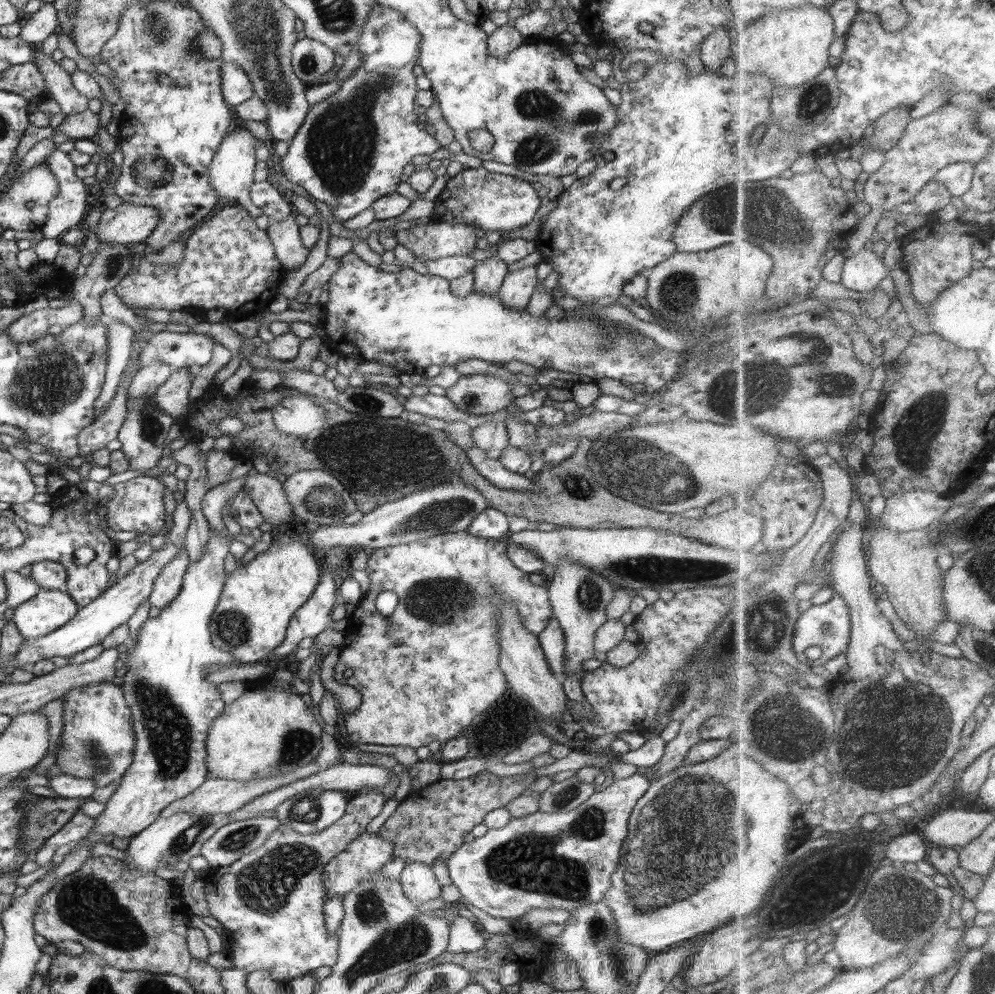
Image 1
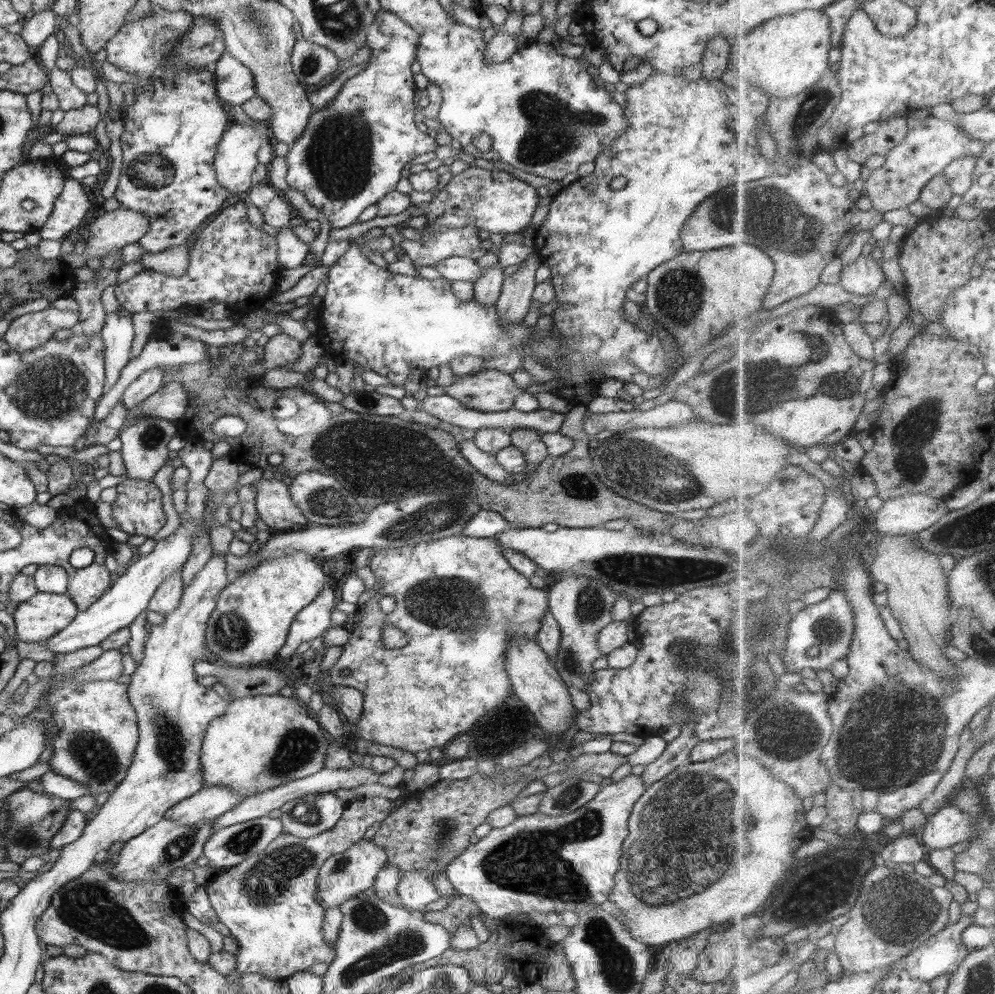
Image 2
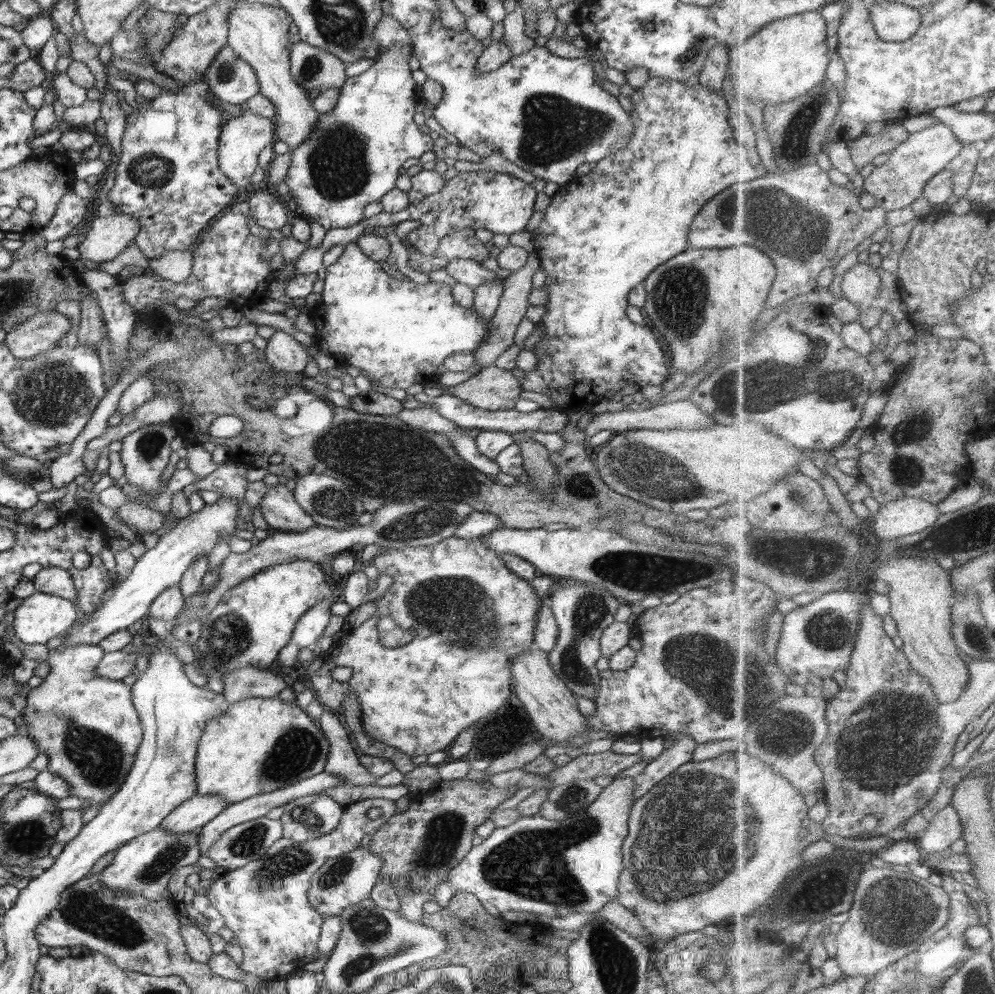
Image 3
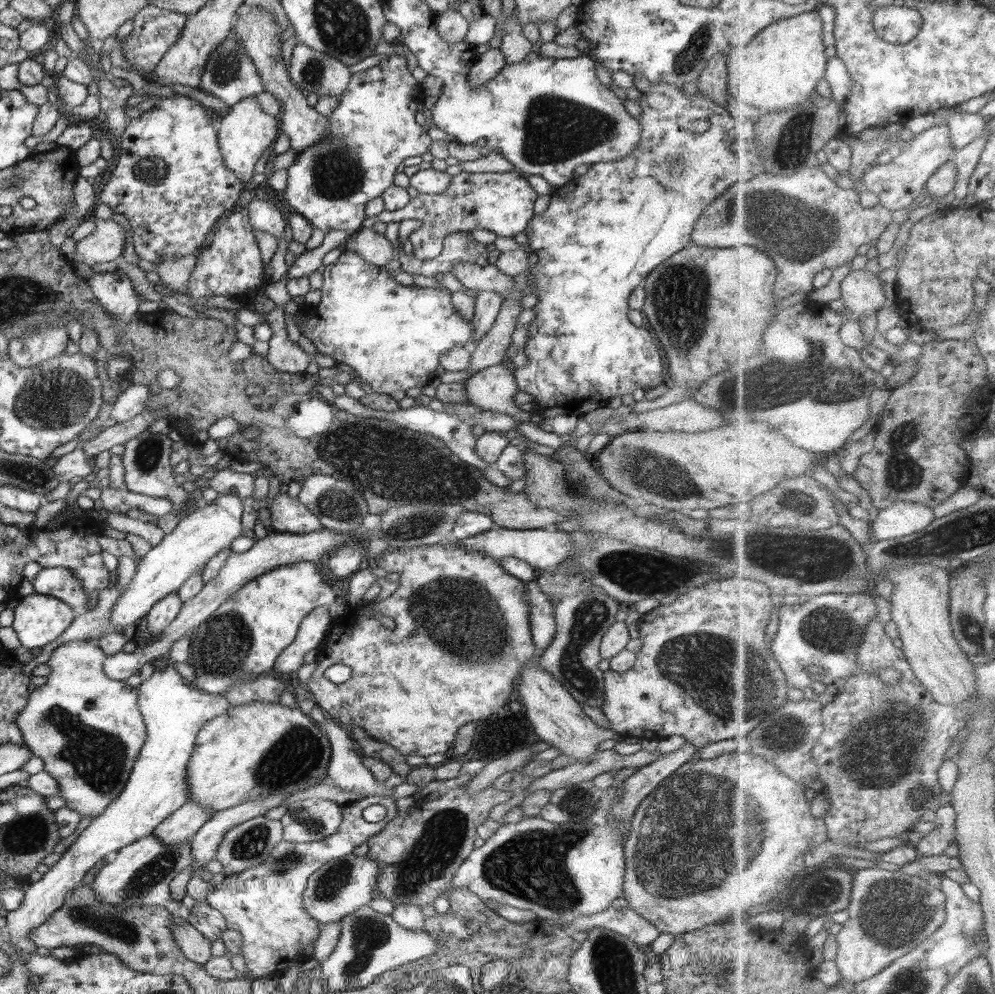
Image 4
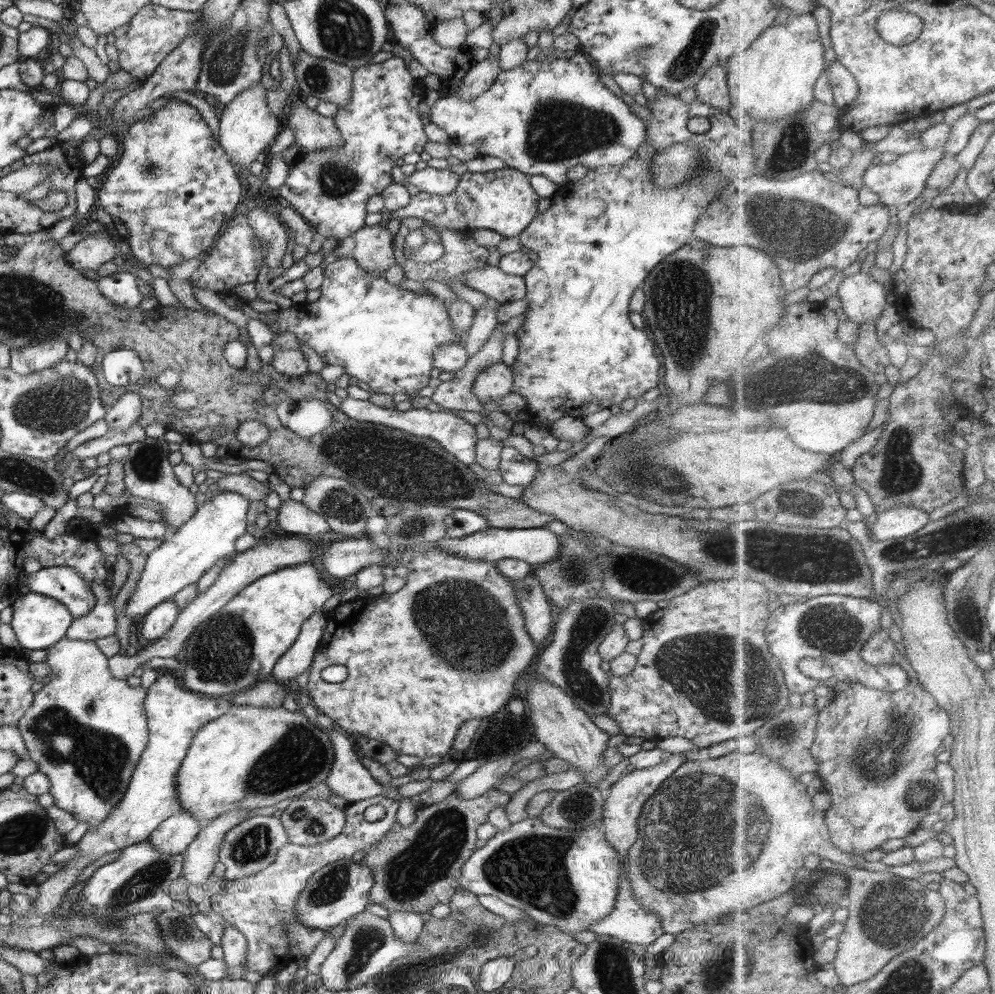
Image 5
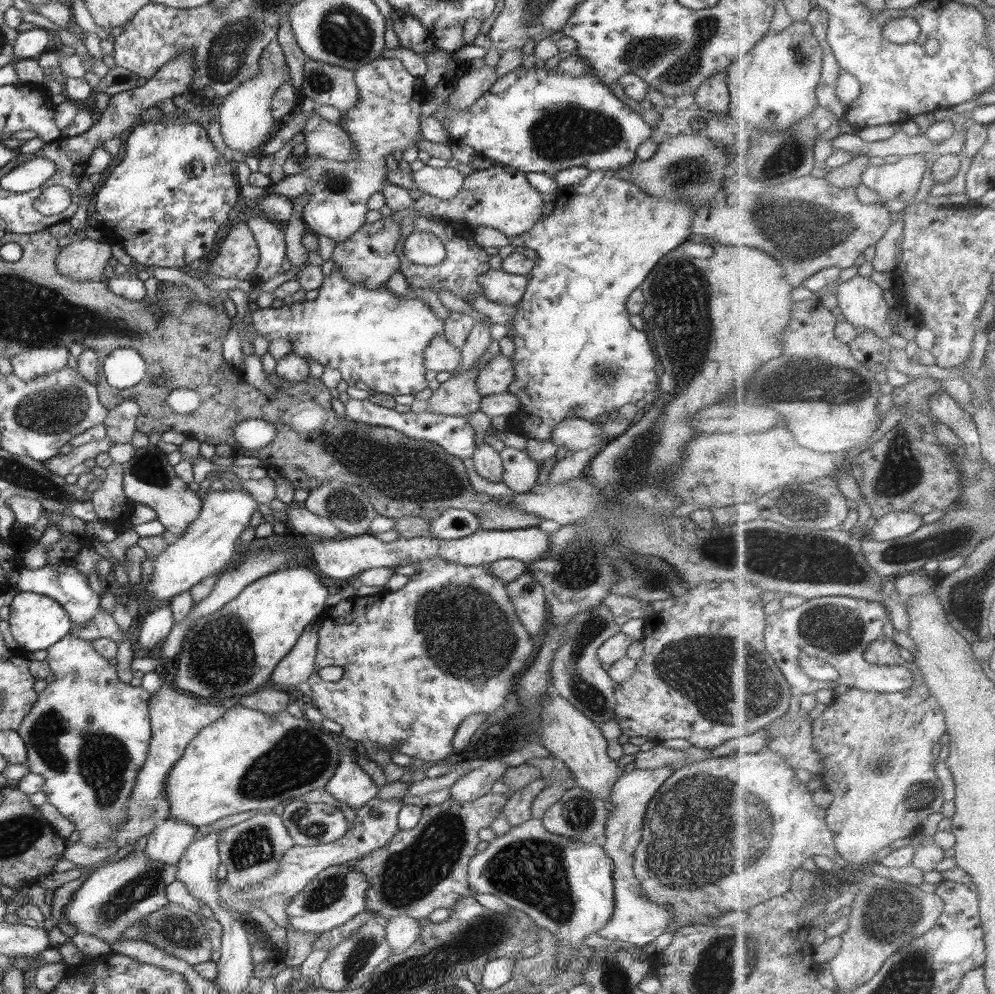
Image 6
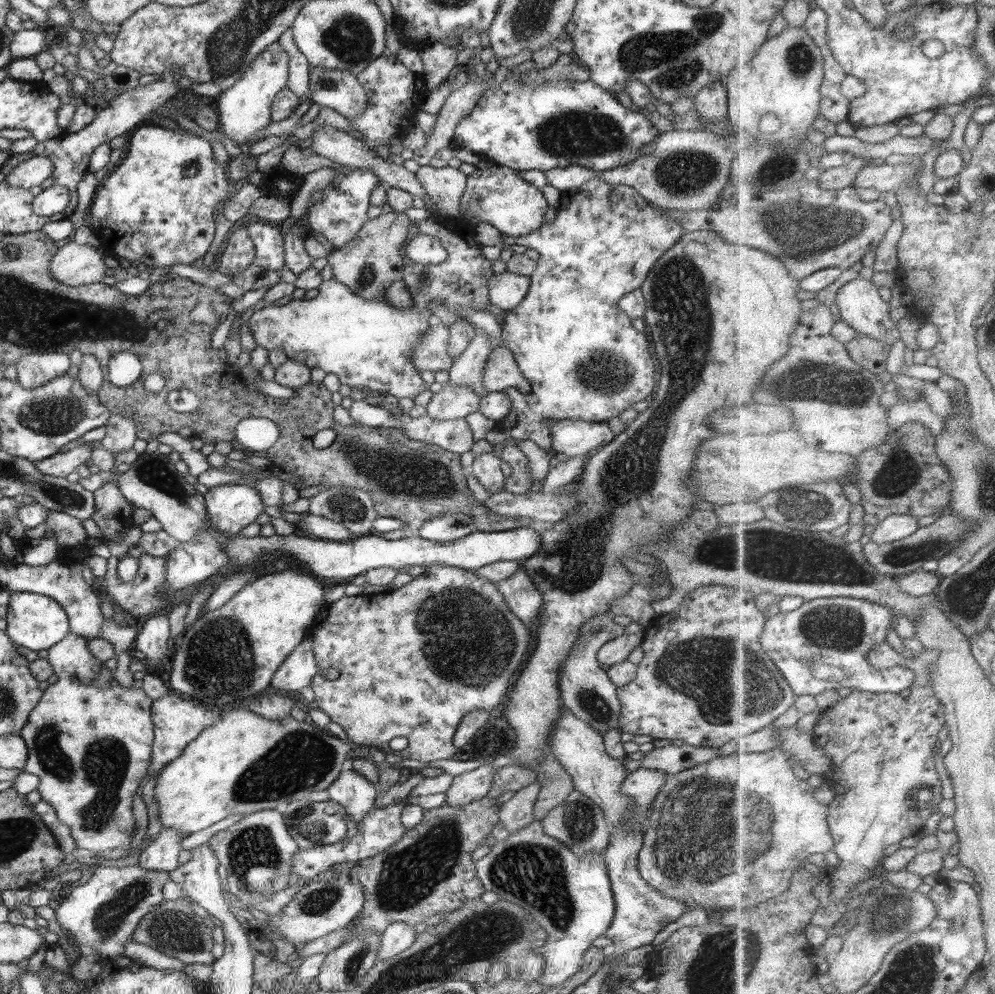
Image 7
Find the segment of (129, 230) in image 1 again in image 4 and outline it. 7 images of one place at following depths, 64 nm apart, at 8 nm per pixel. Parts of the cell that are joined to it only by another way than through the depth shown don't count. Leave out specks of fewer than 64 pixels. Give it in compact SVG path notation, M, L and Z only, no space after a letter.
M108 219L95 220L96 229L88 236L77 242L76 254L71 258L71 264L98 264L98 262L112 262L123 254L126 236L131 232L123 229L118 223Z

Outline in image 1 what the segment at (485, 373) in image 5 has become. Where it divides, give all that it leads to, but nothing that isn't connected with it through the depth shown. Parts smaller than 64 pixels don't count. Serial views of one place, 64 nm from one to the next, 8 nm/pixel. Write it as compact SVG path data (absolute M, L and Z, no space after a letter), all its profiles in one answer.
M491 374L461 376L445 391L445 395L450 397L450 400L453 400L459 409L470 414L490 414L507 410L516 397L512 392L512 385L507 380Z

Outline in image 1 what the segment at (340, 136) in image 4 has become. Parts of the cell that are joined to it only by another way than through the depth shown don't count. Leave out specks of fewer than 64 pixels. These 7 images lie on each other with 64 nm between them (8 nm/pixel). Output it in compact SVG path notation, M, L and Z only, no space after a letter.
M377 4L370 13L368 13L368 19L366 19L366 25L362 29L362 35L354 47L355 51L359 51L362 54L361 66L356 69L350 77L343 80L339 90L332 94L326 100L322 100L317 104L310 105L308 114L306 115L304 124L300 127L300 130L296 133L296 136L290 141L290 148L284 158L281 158L281 167L285 177L292 182L292 184L298 184L302 186L314 200L320 200L324 204L328 204L332 208L333 218L336 222L344 223L350 218L354 218L356 214L360 214L362 210L371 208L371 206L381 196L396 192L398 184L400 182L400 176L404 172L404 167L410 164L412 158L418 155L432 155L440 149L440 144L436 141L436 137L430 135L422 127L420 123L419 115L416 115L414 111L415 96L418 92L416 87L416 76L414 76L413 68L419 60L420 44L422 42L422 36L420 32L404 17L404 14L386 7L384 5Z

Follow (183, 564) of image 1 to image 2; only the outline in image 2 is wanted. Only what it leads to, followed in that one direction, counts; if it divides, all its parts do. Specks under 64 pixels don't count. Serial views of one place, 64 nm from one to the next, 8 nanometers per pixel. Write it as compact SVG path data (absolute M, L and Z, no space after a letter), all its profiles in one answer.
M182 570L174 571L166 581L164 581L155 592L155 595L150 599L147 610L158 612L158 614L169 614L174 612L176 607L181 604L183 589L185 588L182 582Z

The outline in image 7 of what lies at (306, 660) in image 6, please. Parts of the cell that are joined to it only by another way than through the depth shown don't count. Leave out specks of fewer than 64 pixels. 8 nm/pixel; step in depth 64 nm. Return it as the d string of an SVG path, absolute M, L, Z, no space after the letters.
M306 635L274 673L271 686L280 692L300 692L319 672L312 652L312 637Z

